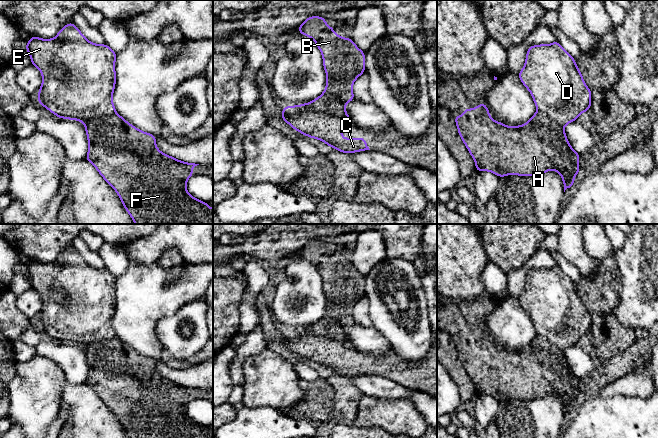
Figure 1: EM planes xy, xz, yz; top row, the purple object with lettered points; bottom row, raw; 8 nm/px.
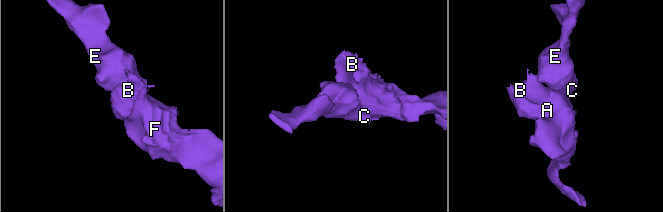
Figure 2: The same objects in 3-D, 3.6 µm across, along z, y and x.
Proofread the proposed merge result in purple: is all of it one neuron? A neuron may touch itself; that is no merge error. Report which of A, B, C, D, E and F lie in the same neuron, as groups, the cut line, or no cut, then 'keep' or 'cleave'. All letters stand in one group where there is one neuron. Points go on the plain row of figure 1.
A B F / C D E | xz (309, 327), (315, 334), (336, 339), (344, 347) | cleave

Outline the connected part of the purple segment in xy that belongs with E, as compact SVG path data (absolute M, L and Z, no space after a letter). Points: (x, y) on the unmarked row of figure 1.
M73 247L66 248L53 263L41 263L31 260L25 270L31 287L36 290L42 298L42 309L38 317L38 325L58 342L89 345L101 340L109 340L116 337L112 320L115 313L116 277L106 268L97 269L87 264Z

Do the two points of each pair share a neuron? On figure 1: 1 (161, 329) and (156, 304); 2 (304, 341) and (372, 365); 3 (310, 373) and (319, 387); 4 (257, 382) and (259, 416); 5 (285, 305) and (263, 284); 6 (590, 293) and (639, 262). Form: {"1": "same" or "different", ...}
{"1": "different", "2": "same", "3": "different", "4": "different", "5": "different", "6": "different"}

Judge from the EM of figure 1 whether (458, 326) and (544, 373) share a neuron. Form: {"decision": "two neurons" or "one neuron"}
{"decision": "one neuron"}

